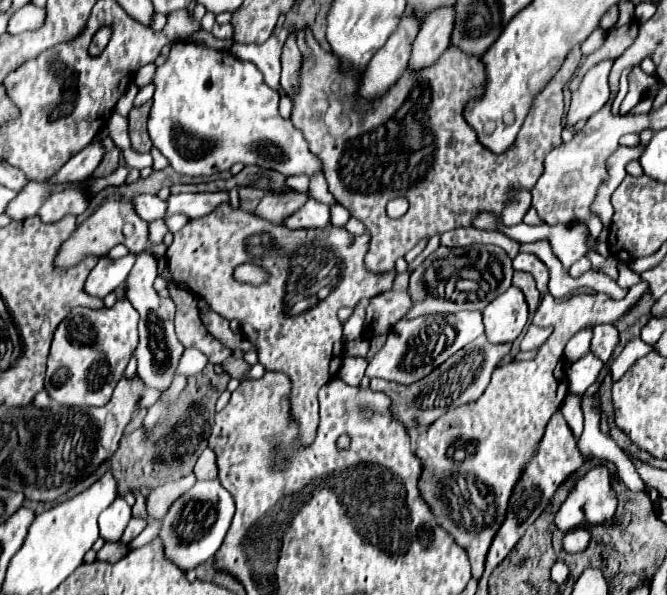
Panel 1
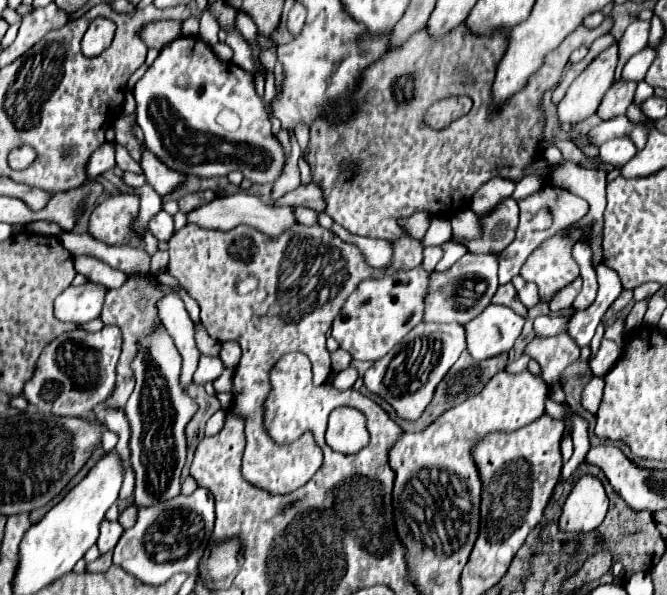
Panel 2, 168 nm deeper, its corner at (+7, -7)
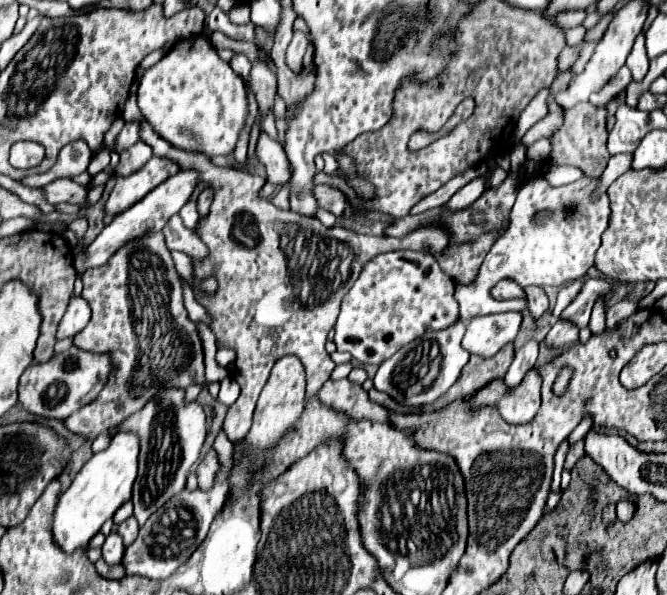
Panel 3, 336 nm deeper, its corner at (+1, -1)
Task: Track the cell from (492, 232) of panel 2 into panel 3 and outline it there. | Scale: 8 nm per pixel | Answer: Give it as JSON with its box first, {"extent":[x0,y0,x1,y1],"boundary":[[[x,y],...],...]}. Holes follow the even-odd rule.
{"extent":[386,171,520,245],"boundary":[[[510,171],[508,179],[496,187],[496,189],[488,189],[482,193],[480,199],[476,199],[476,203],[472,203],[470,207],[462,209],[462,211],[446,211],[444,205],[442,207],[436,207],[436,209],[430,209],[430,211],[424,211],[420,215],[406,215],[404,219],[396,221],[386,233],[388,235],[396,235],[396,237],[402,237],[402,235],[408,235],[410,231],[414,231],[414,227],[420,227],[422,223],[448,223],[446,225],[446,231],[450,231],[450,235],[454,235],[454,239],[450,239],[450,245],[452,243],[468,243],[472,239],[478,239],[478,235],[484,235],[484,233],[494,233],[494,231],[506,231],[508,227],[508,221],[510,221],[510,211],[512,211],[512,205],[514,205],[514,199],[516,199],[516,193],[518,193],[518,187],[520,187],[520,181],[518,181],[518,173]]]}

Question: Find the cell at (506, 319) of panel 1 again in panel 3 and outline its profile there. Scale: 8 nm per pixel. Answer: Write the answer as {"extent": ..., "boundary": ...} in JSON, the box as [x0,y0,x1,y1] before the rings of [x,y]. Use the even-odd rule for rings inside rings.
{"extent":[462,311,522,357],"boundary":[[[518,311],[478,315],[468,321],[462,347],[466,347],[466,351],[474,355],[492,357],[506,343],[512,343],[516,339],[520,325],[522,325],[522,313]]]}

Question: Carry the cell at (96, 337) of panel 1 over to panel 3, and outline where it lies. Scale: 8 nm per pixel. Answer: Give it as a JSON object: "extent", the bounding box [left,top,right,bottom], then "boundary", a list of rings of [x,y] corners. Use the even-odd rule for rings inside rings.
{"extent":[18,347,110,419],"boundary":[[[70,347],[66,353],[54,355],[46,363],[32,363],[24,375],[20,377],[18,395],[20,403],[26,411],[50,419],[66,419],[74,411],[82,409],[86,403],[92,403],[106,385],[110,377],[110,357],[94,355],[92,351],[78,351],[78,347]]]}

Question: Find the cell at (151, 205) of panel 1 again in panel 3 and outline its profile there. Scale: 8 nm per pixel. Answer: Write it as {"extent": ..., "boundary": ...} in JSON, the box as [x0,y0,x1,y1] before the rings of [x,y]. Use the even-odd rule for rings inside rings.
{"extent":[162,215,206,259],"boundary":[[[180,215],[170,217],[168,223],[166,223],[166,227],[162,231],[164,231],[164,237],[166,237],[166,247],[170,251],[178,249],[178,251],[184,251],[186,255],[196,257],[196,259],[206,257],[206,245],[198,239],[198,235],[194,231],[186,229],[182,225]]]}

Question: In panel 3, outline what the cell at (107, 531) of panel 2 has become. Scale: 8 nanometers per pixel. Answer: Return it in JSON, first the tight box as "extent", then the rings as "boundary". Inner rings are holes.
{"extent":[102,531,124,563],"boundary":[[[114,531],[106,537],[104,545],[102,545],[102,557],[106,559],[106,563],[120,563],[122,561],[122,553],[124,553],[124,543],[122,537]]]}

